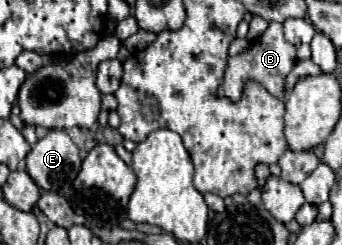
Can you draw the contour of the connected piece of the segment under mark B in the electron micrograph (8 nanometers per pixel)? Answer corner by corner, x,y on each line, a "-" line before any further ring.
270,22
270,26
266,28
266,32
252,42
250,50
246,54
238,54
228,58
228,66
226,66
226,76
224,76
224,84
220,86
218,94
228,96
232,100
238,100
242,96
244,90
244,80
256,80
260,82
270,94
274,94
276,98
284,96
284,78
288,76
288,72
292,70
296,62
296,48
284,40
284,32
282,32
282,24
278,22

